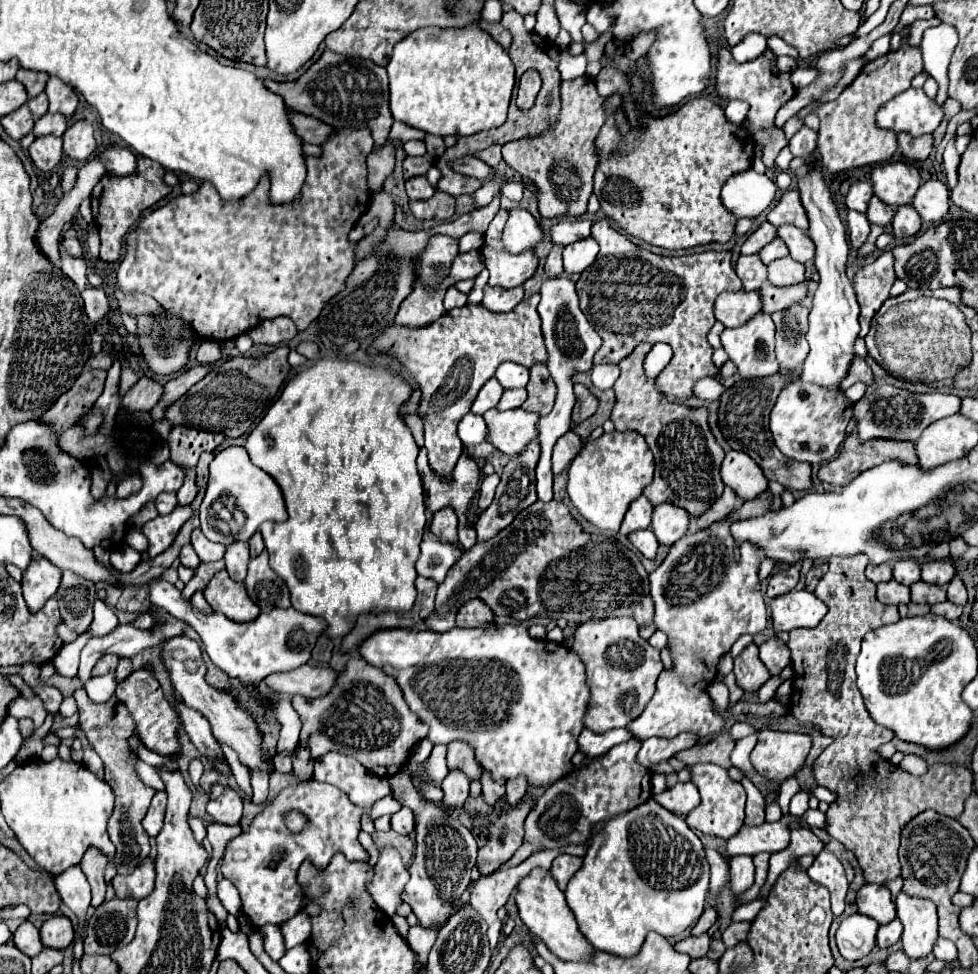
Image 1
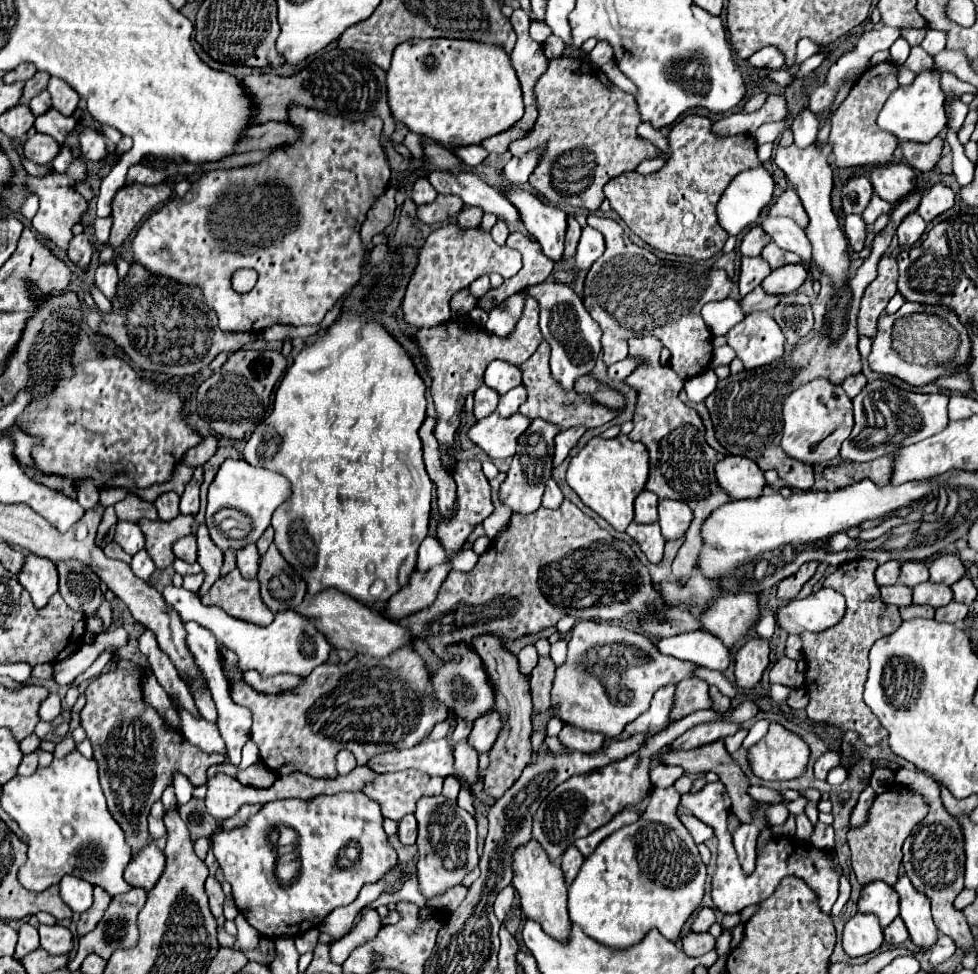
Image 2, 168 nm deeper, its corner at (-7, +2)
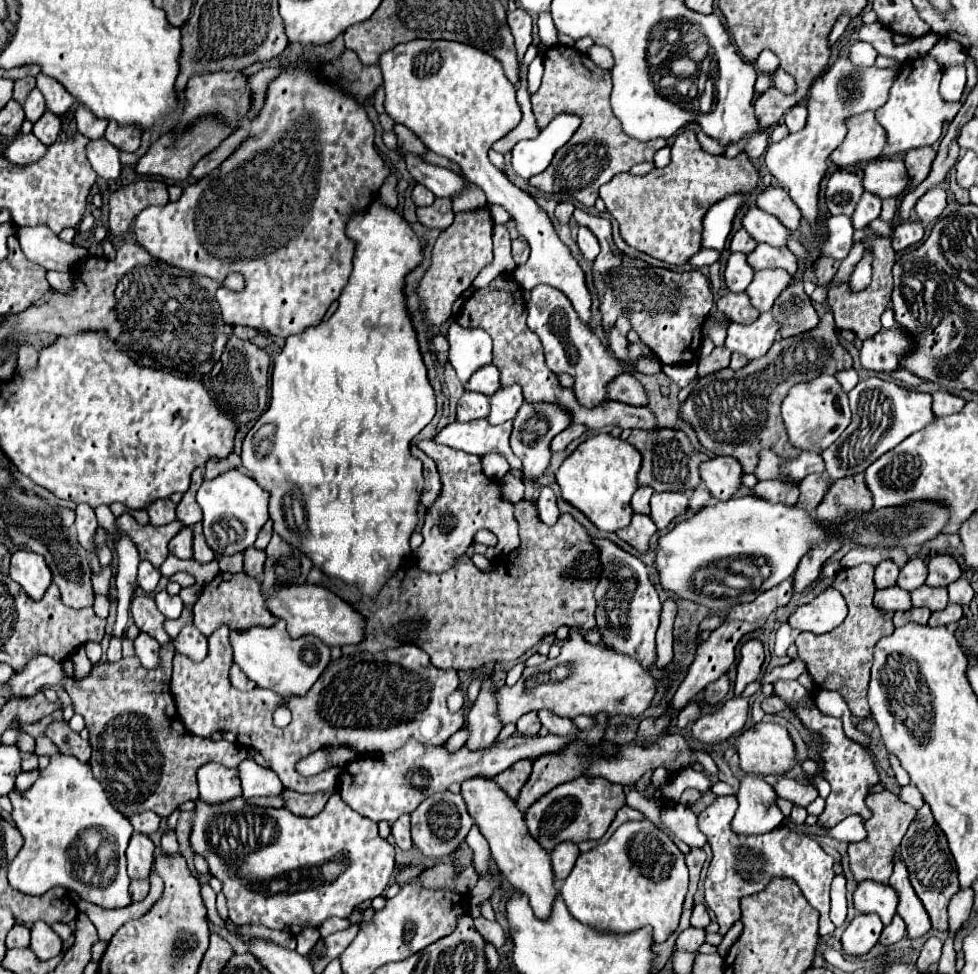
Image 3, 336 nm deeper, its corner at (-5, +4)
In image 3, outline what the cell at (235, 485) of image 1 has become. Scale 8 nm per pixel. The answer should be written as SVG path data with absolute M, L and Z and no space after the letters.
M233 469L217 479L203 481L197 491L197 503L203 509L203 529L207 537L207 545L215 551L215 555L235 555L243 553L257 539L259 529L269 519L267 513L267 491L263 491L251 477Z

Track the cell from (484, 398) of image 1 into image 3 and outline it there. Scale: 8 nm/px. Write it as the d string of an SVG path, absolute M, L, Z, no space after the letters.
M463 393L457 401L457 421L473 421L487 417L487 403L489 397L475 395L475 393Z

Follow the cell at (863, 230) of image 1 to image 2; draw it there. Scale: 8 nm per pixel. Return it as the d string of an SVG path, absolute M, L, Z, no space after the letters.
M847 215L845 217L845 233L849 237L849 245L853 251L861 251L867 237L867 223L861 215Z

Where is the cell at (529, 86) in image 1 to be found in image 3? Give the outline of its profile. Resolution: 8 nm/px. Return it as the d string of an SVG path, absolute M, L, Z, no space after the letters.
M553 45L543 53L543 65L545 65L545 73L543 73L543 81L539 91L531 97L531 105L533 105L533 115L537 119L539 127L545 127L555 115L559 115L561 111L571 111L575 115L579 115L583 119L579 131L573 135L573 139L561 147L555 155L555 159L551 161L551 165L539 173L537 177L531 177L529 183L545 193L557 193L557 195L567 195L571 199L577 199L581 205L585 207L593 207L597 197L599 197L599 187L605 185L607 181L611 181L617 173L629 171L633 165L643 163L643 161L653 161L655 151L659 151L661 147L667 145L665 139L651 139L647 143L641 143L633 137L629 137L627 133L623 133L619 119L613 115L611 111L611 103L609 103L609 93L611 93L611 73L597 67L585 53L567 47L567 45Z

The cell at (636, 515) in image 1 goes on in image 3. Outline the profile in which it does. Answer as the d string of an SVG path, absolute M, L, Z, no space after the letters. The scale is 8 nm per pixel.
M639 487L633 497L631 497L631 507L635 513L643 513L643 515L649 515L649 499L653 495L653 489L651 487Z

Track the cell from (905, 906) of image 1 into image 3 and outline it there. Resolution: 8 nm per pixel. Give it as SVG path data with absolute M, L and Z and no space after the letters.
M895 861L895 867L893 867L893 875L889 879L889 885L899 895L897 913L903 917L903 921L907 925L907 937L917 939L917 937L925 935L931 929L931 923L927 919L927 911L919 903L919 897L915 895L913 887L909 883L907 869L905 869L905 863L903 861Z

